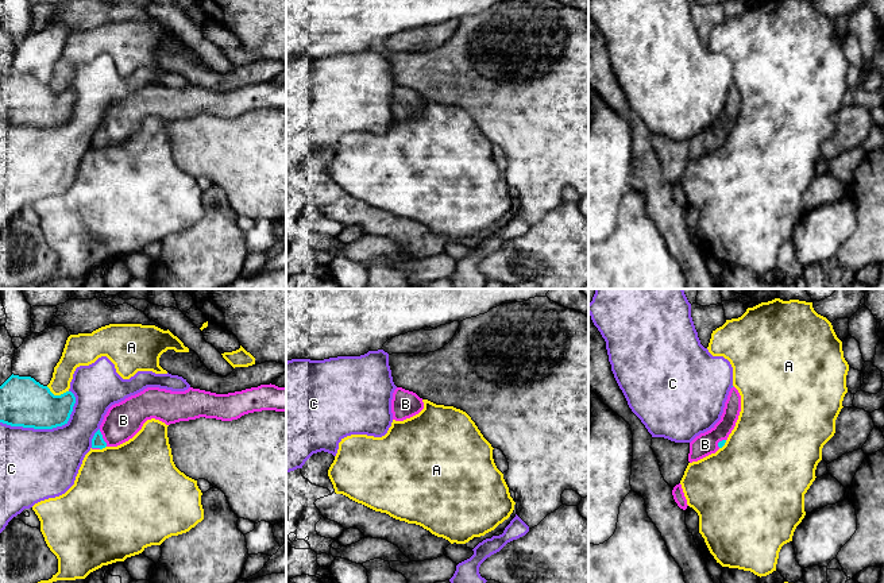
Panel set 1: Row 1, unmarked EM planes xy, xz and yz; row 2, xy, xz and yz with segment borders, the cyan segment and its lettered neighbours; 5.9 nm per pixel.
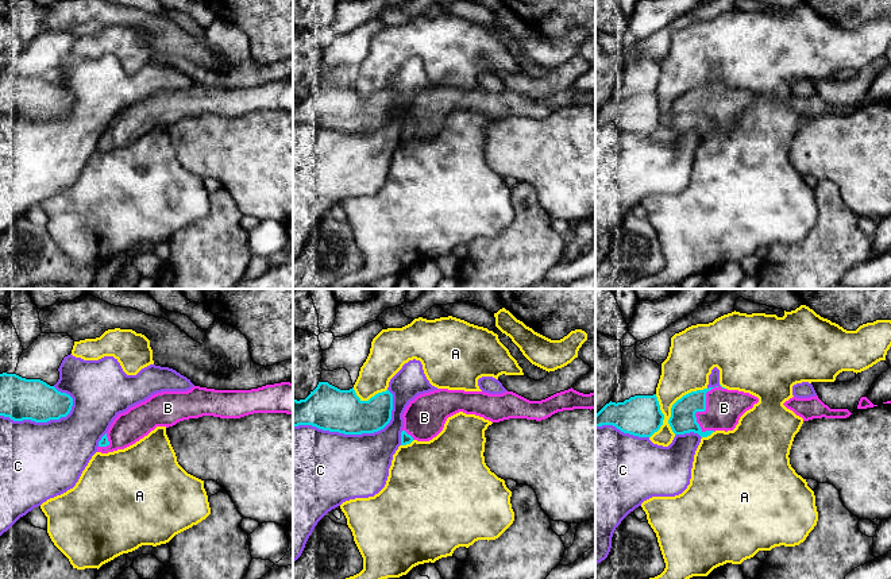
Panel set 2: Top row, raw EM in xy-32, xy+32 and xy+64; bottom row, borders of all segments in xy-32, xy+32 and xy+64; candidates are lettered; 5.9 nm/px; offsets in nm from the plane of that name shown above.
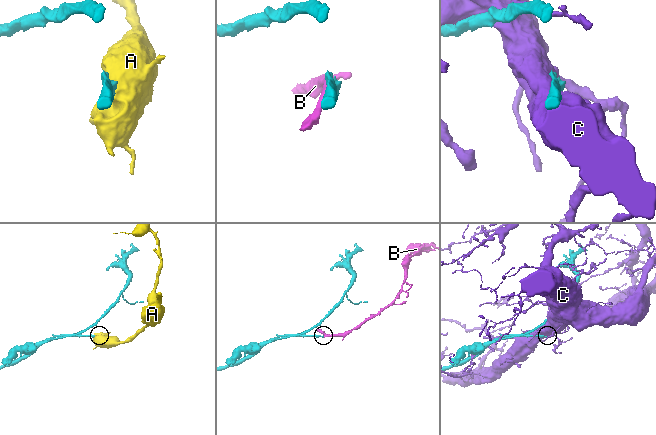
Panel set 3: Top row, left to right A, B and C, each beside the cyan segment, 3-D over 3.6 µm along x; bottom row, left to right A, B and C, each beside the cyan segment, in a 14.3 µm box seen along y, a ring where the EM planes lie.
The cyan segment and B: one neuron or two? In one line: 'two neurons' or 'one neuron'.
one neuron

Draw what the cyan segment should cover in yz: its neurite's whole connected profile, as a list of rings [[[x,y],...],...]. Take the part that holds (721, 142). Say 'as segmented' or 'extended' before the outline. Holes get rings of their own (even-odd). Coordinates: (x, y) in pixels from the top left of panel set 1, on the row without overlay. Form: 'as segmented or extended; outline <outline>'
extended; outline [[[733,84],[725,100],[721,117],[707,130],[700,131],[690,140],[688,159],[698,159],[722,146],[736,124],[741,109],[741,93]]]

